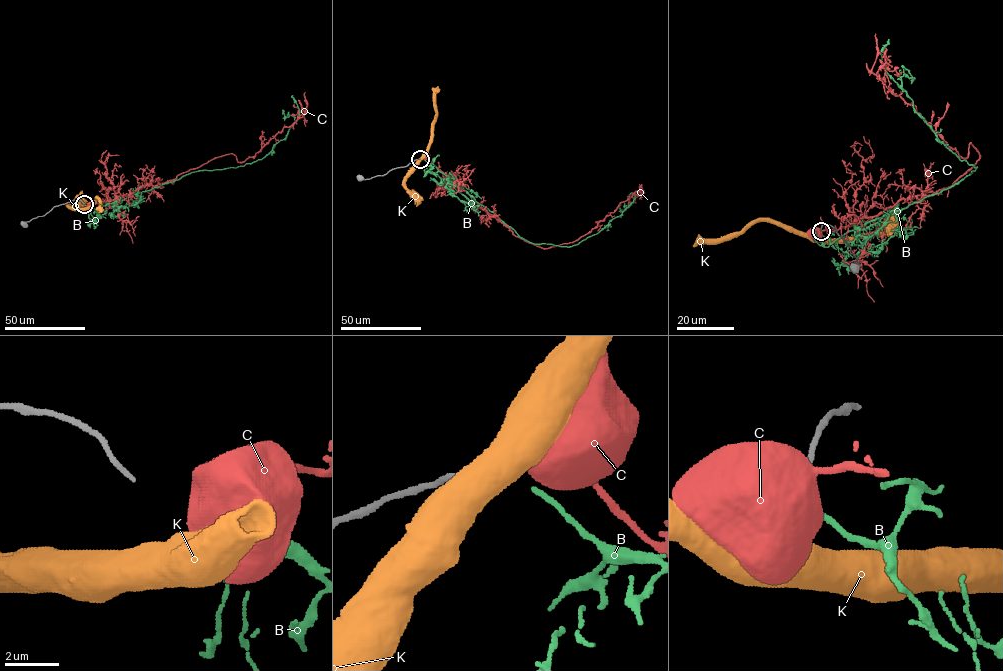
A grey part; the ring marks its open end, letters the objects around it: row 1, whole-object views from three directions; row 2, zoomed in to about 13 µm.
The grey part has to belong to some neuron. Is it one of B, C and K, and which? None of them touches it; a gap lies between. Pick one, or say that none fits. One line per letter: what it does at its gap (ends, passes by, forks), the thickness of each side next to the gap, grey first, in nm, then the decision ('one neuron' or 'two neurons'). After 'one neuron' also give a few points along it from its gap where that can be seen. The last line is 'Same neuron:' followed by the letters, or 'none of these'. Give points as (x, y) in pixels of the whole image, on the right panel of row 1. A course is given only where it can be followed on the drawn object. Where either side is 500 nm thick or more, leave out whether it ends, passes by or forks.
B: it ends; calibres 160 and 200 nm; one neuron; course (822, 235), (832, 243), (952, 187), (976, 168), (937, 137), (887, 72), (881, 49), (888, 39)
C: calibres 160 and 700 nm; two neurons
K: calibres 160 and 700 nm; two neurons
Same neuron: B

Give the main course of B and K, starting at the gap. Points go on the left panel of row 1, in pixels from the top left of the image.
B: (87, 205), (97, 210), (193, 172), (236, 168), (264, 158), (286, 137), (297, 121), (299, 111), (292, 95)
K: (84, 207), (97, 198), (102, 212)

